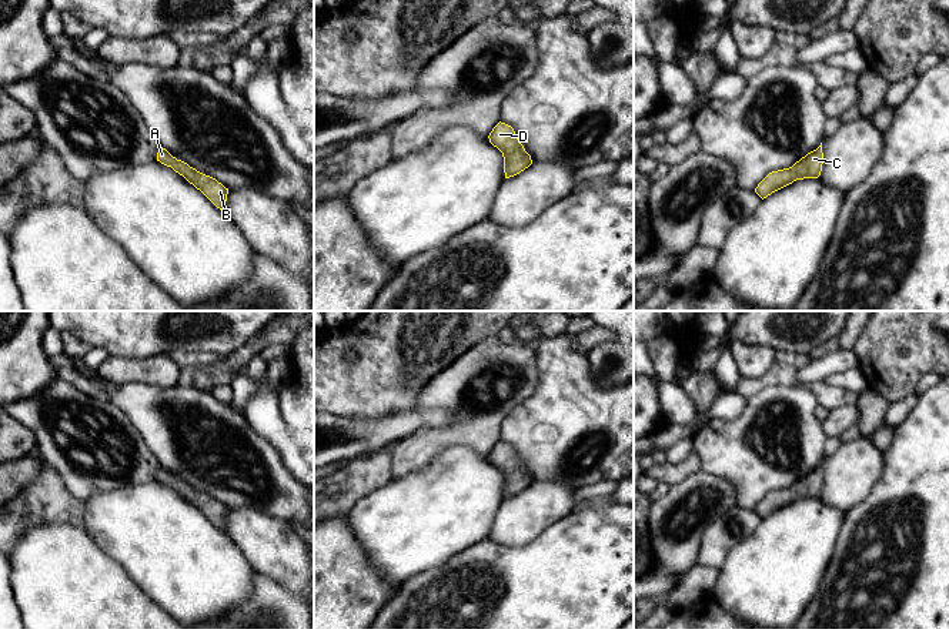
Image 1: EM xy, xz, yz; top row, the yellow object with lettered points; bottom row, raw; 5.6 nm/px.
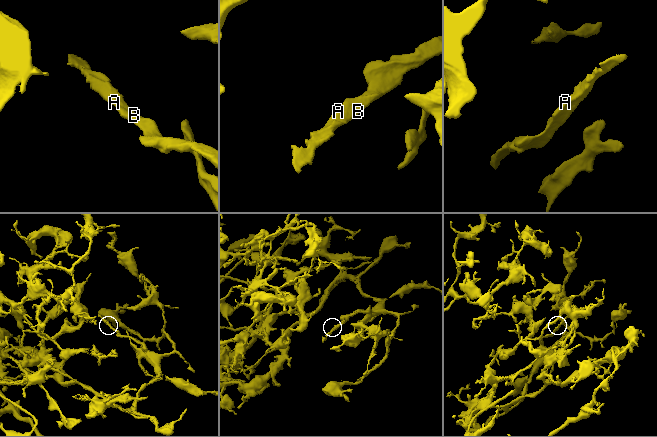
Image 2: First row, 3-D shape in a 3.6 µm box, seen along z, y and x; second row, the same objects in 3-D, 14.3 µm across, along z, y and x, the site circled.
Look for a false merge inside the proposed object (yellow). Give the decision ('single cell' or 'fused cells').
single cell

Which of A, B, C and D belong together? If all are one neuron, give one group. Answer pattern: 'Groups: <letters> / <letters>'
Groups: A B C D

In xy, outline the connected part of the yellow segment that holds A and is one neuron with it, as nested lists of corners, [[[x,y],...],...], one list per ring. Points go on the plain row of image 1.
[[[160,466],[157,472],[157,481],[171,486],[176,492],[183,495],[190,503],[200,509],[217,528],[224,531],[228,508],[215,498],[197,491],[181,479],[177,479],[163,466]]]

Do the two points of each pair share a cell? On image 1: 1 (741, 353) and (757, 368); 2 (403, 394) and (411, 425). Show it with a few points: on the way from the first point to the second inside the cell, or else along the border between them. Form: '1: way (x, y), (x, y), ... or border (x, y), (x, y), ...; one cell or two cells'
1: way (745, 357), (752, 364); one cell
2: border (414, 404), (396, 412), (374, 417); two cells

